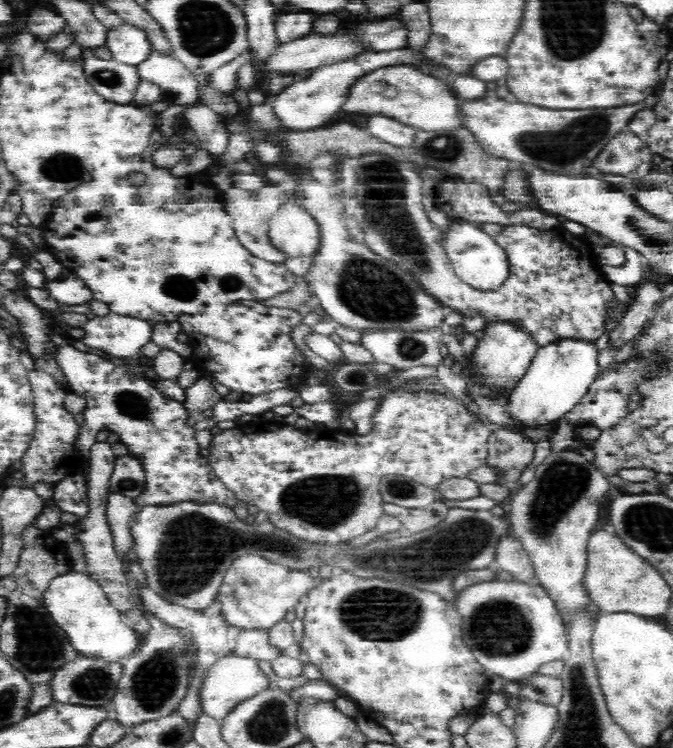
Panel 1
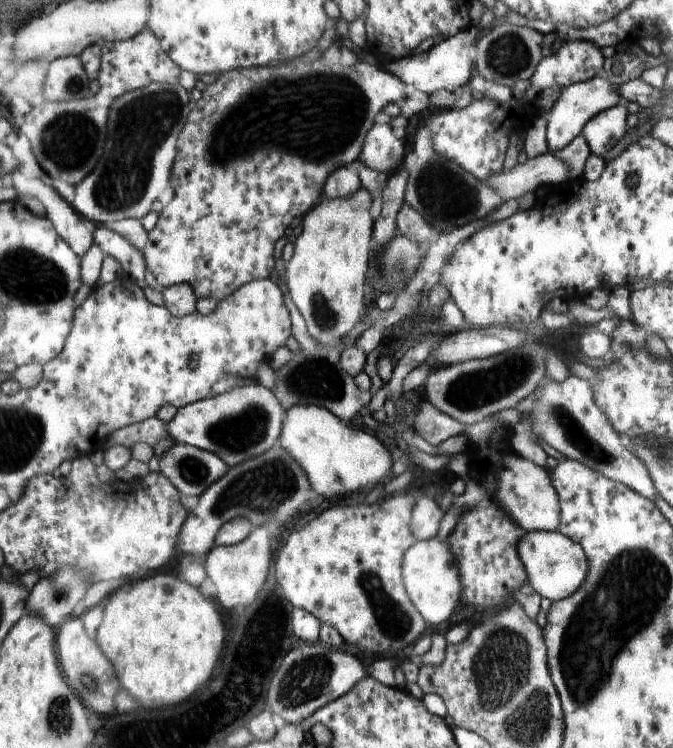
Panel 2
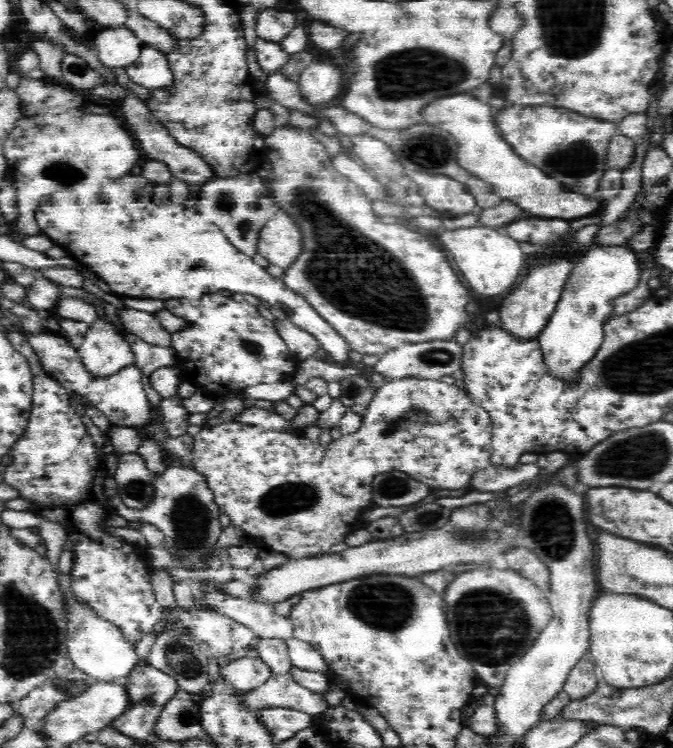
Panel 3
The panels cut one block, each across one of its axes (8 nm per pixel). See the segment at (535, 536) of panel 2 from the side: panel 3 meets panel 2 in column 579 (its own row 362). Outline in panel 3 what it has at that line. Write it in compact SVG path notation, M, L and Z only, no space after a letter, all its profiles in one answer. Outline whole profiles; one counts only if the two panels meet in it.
M626 245L593 246L574 259L574 268L568 274L560 302L536 339L549 376L565 381L566 385L578 385L584 366L595 357L604 342L603 328L614 308L613 298L630 292L640 282L638 265L636 252Z

